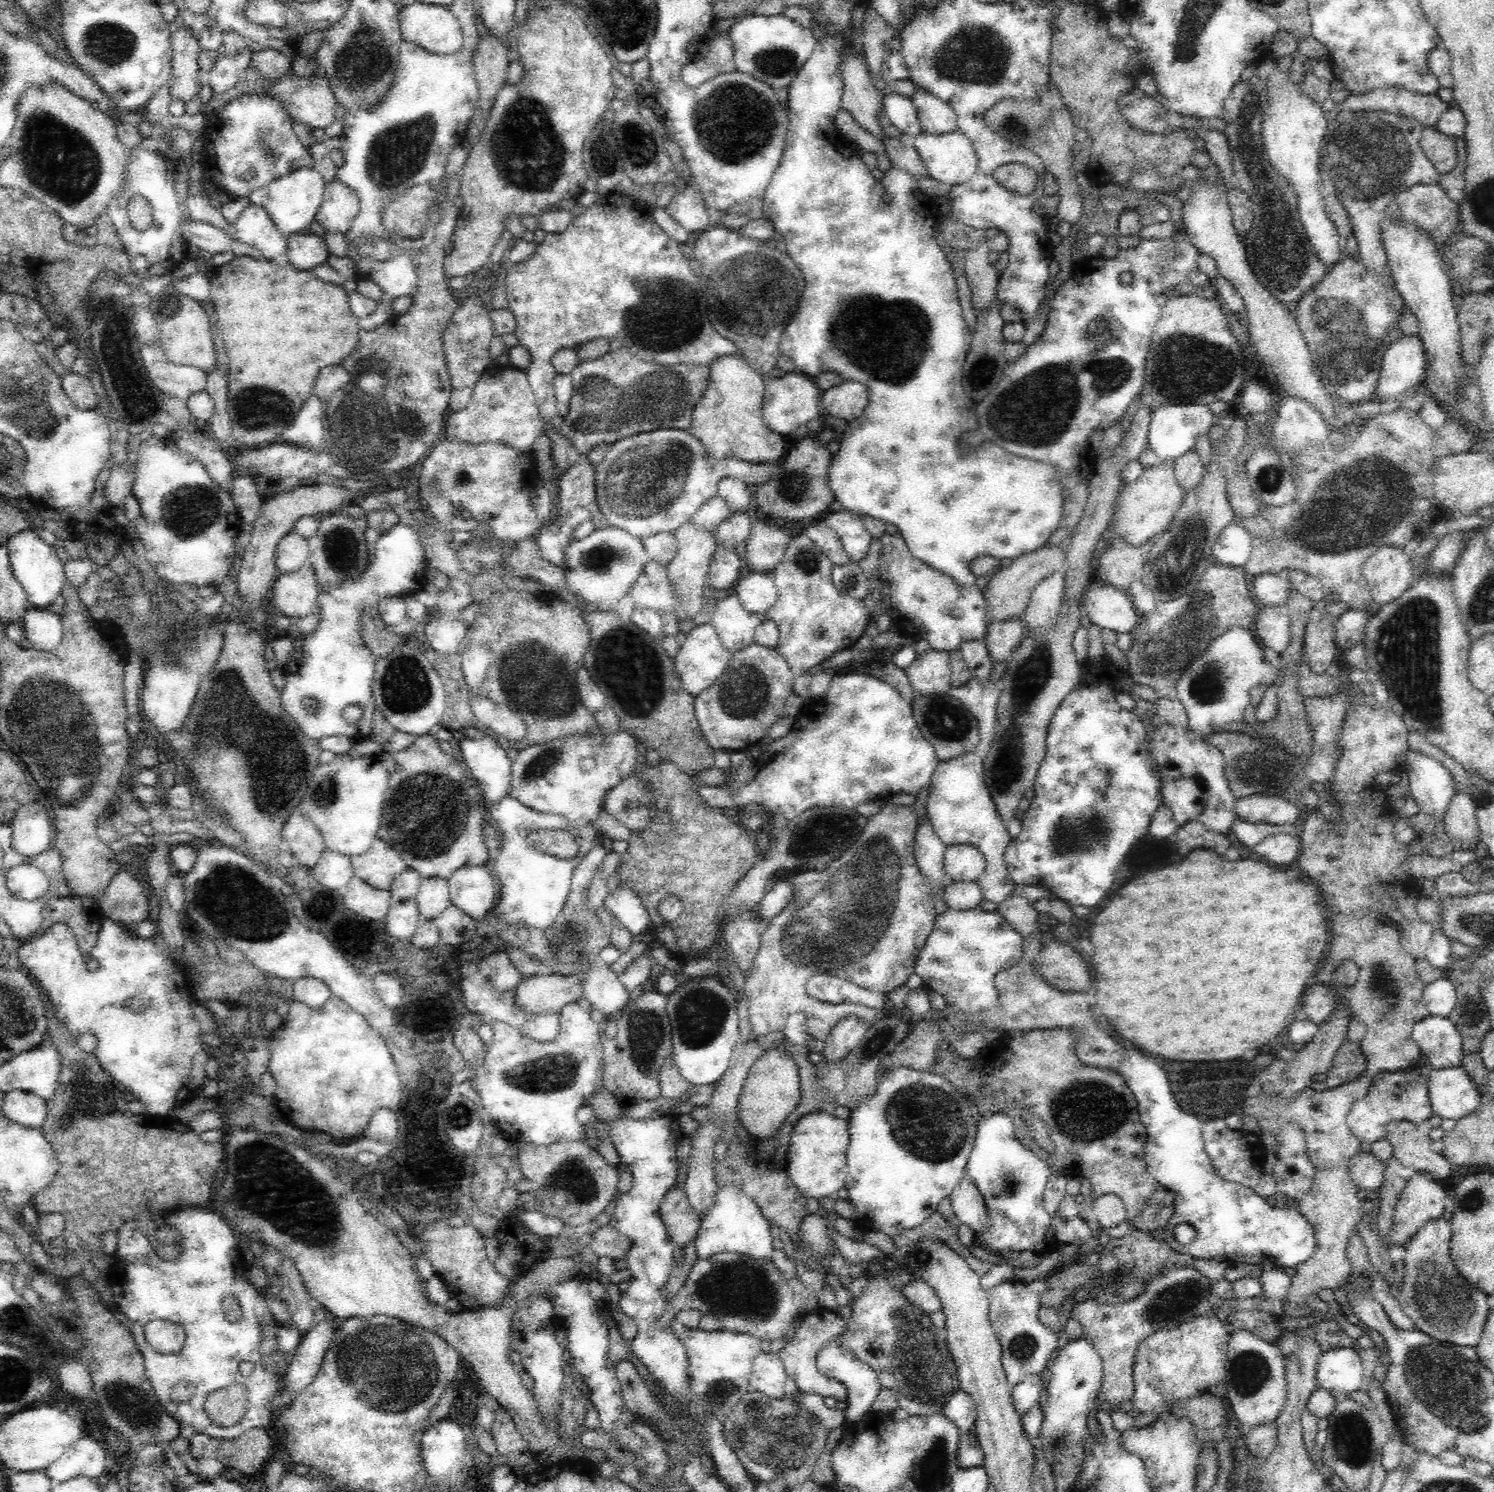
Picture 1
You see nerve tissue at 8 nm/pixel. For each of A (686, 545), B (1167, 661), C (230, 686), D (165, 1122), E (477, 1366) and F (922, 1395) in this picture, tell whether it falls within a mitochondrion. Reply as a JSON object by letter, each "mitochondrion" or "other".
{"A":"other","B":"mitochondrion","C":"mitochondrion","D":"other","E":"other","F":"mitochondrion"}

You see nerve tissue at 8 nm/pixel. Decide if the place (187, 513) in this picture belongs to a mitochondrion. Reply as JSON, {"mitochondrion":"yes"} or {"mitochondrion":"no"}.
{"mitochondrion":"yes"}

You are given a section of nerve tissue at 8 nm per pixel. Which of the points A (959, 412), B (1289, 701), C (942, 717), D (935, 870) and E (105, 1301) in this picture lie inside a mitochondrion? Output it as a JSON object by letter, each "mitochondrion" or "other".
{"A":"other","B":"other","C":"mitochondrion","D":"other","E":"other"}

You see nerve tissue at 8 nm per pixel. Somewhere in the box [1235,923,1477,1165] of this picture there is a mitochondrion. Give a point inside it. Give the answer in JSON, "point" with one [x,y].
{"point":[1382,982]}

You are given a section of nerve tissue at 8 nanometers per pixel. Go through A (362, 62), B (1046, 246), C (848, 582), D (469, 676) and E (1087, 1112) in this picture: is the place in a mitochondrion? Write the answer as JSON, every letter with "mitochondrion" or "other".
{"A":"mitochondrion","B":"other","C":"mitochondrion","D":"other","E":"mitochondrion"}

